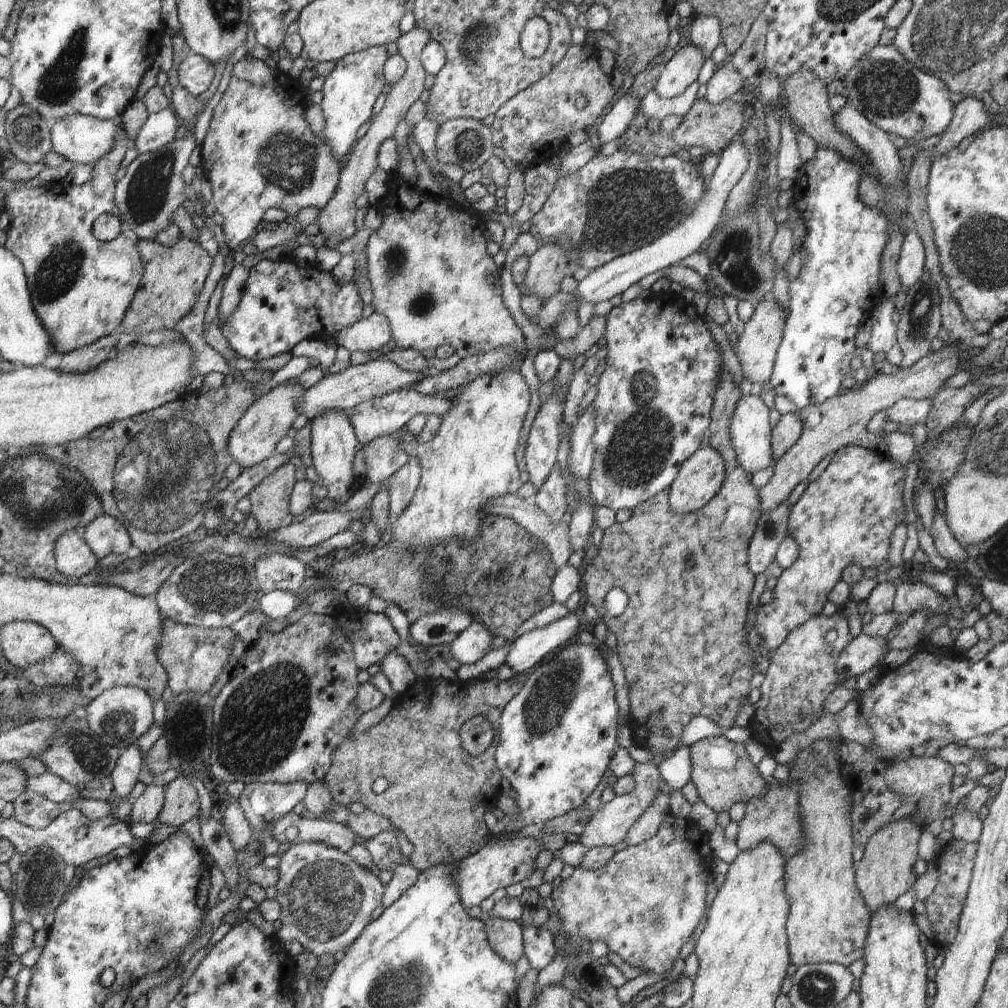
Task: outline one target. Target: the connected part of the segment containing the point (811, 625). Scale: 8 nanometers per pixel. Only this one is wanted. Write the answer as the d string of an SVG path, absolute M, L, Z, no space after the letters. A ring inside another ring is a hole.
M834 614L829 617L813 616L802 626L798 626L790 632L786 640L775 649L764 681L760 686L761 698L753 705L754 716L750 725L752 737L763 744L771 754L778 752L780 744L788 738L808 730L817 720L816 714L818 712L827 711L825 702L830 693L840 683L840 678L836 674L836 660L853 639L849 628L848 620L842 614Z

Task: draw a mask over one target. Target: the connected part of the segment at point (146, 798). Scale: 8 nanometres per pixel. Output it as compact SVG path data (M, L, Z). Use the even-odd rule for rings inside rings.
M148 784L142 795L132 799L130 824L146 824L157 819L164 804L166 786Z

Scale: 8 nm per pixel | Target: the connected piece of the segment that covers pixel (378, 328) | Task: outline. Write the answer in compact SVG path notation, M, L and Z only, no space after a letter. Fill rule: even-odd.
M374 312L340 330L335 342L350 352L362 350L377 355L391 346L392 340L390 321L383 314Z

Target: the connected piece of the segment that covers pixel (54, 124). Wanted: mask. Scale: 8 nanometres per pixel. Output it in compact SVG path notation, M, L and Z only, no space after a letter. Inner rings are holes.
M72 114L58 120L52 120L49 126L52 150L76 164L94 164L98 158L106 156L114 144L118 134L118 124L112 120L98 120L90 115Z

